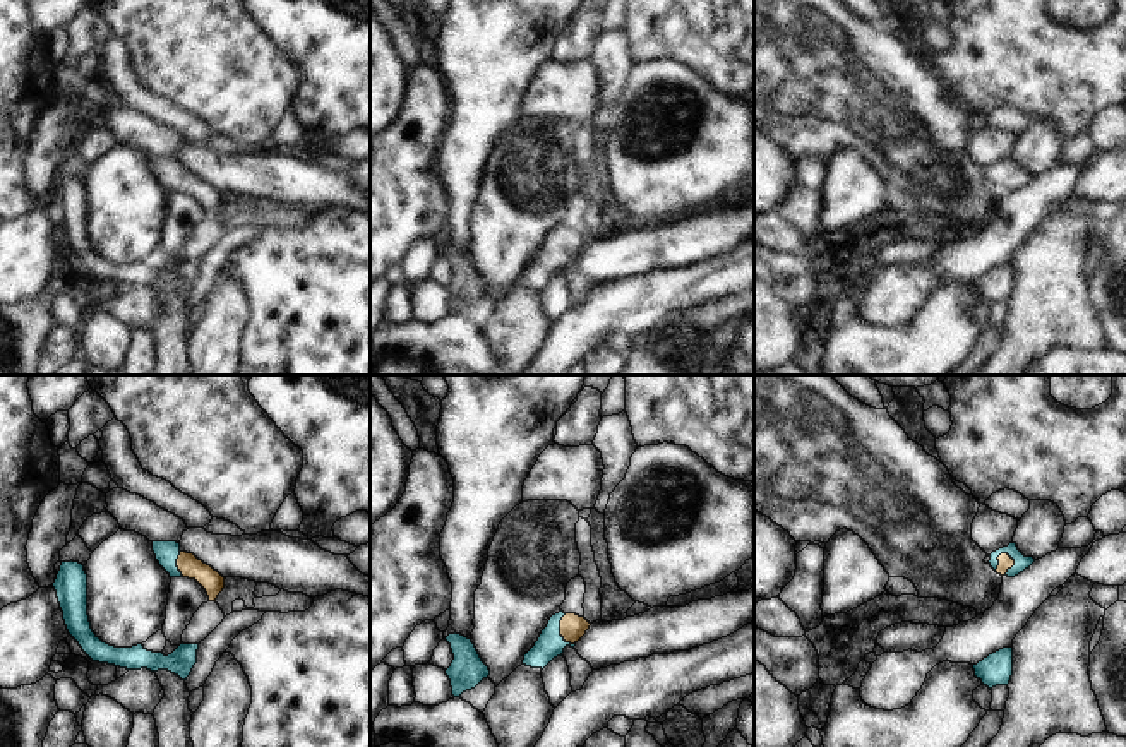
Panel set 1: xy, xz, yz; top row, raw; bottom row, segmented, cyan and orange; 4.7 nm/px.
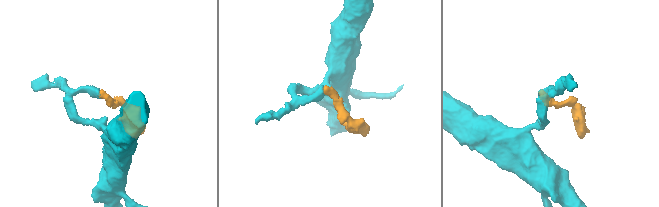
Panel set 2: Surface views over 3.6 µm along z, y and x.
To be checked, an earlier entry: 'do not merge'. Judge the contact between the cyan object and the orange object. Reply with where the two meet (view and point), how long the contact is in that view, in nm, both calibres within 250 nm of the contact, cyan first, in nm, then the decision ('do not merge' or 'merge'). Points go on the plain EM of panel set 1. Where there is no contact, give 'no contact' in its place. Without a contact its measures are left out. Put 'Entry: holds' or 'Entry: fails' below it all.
meets cyan in yz at (1000, 170); contact 110 nm long; 70 nm thick on the cyan side, 70 nm on the other; merge
Entry: fails

